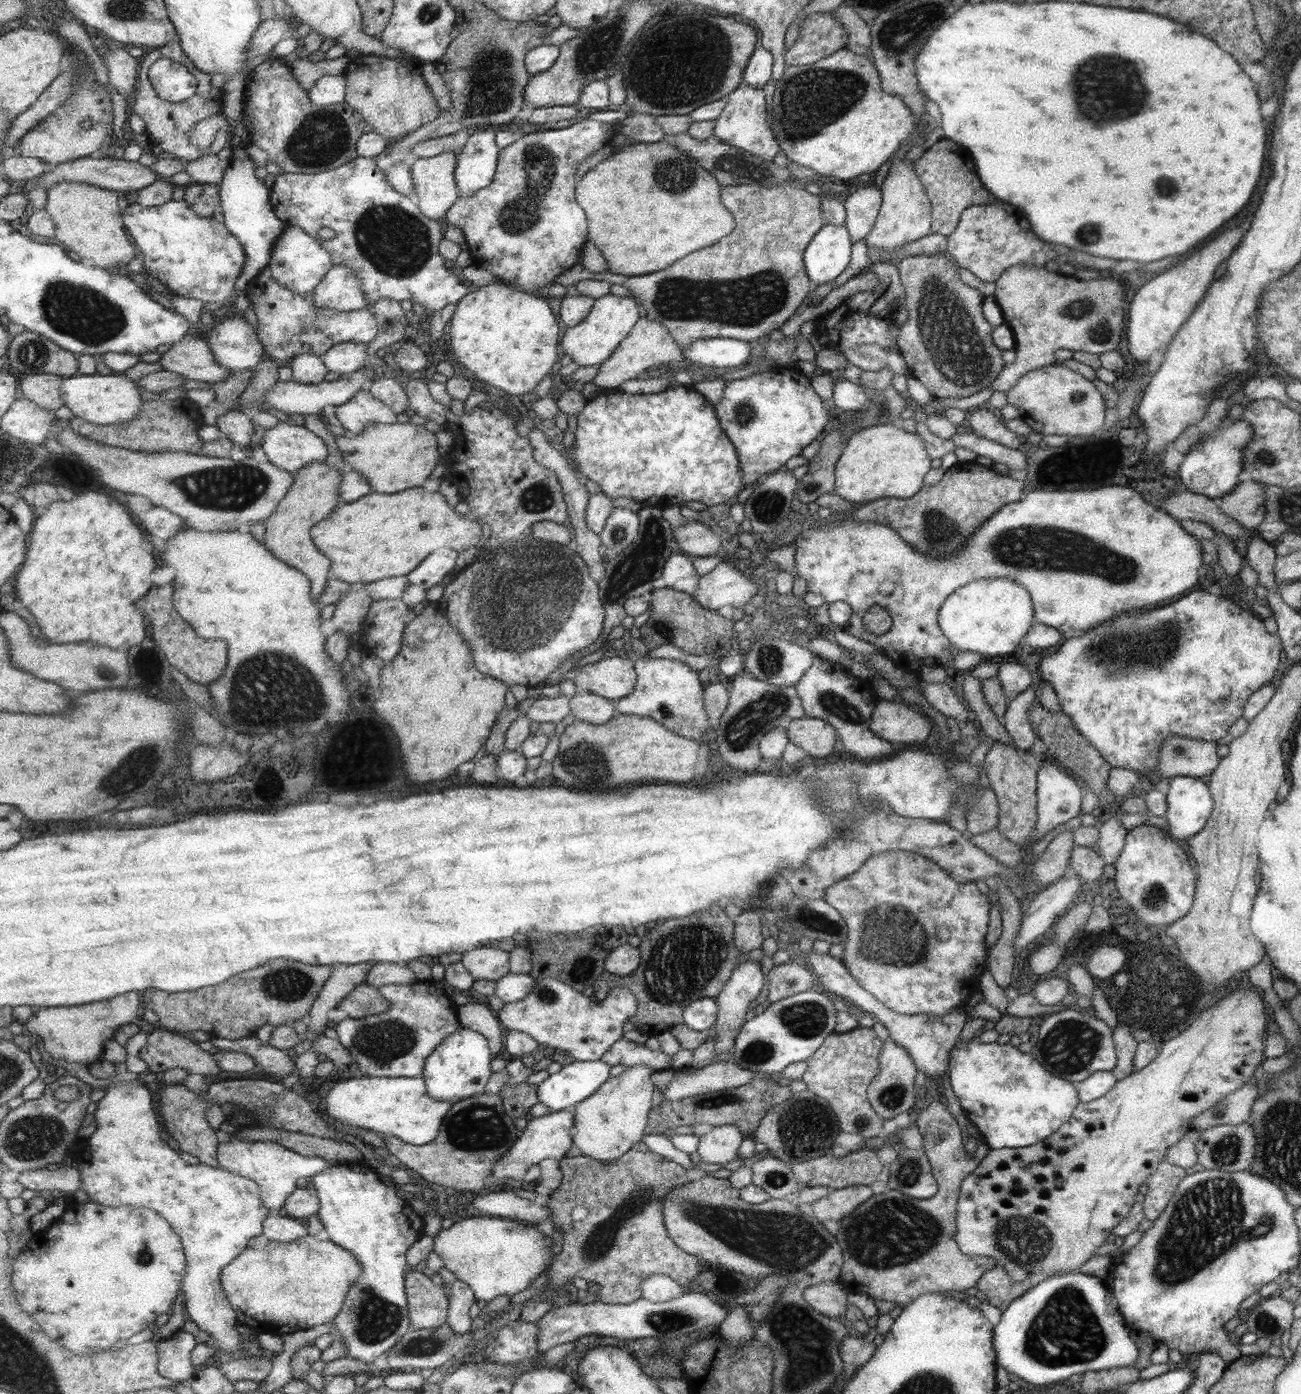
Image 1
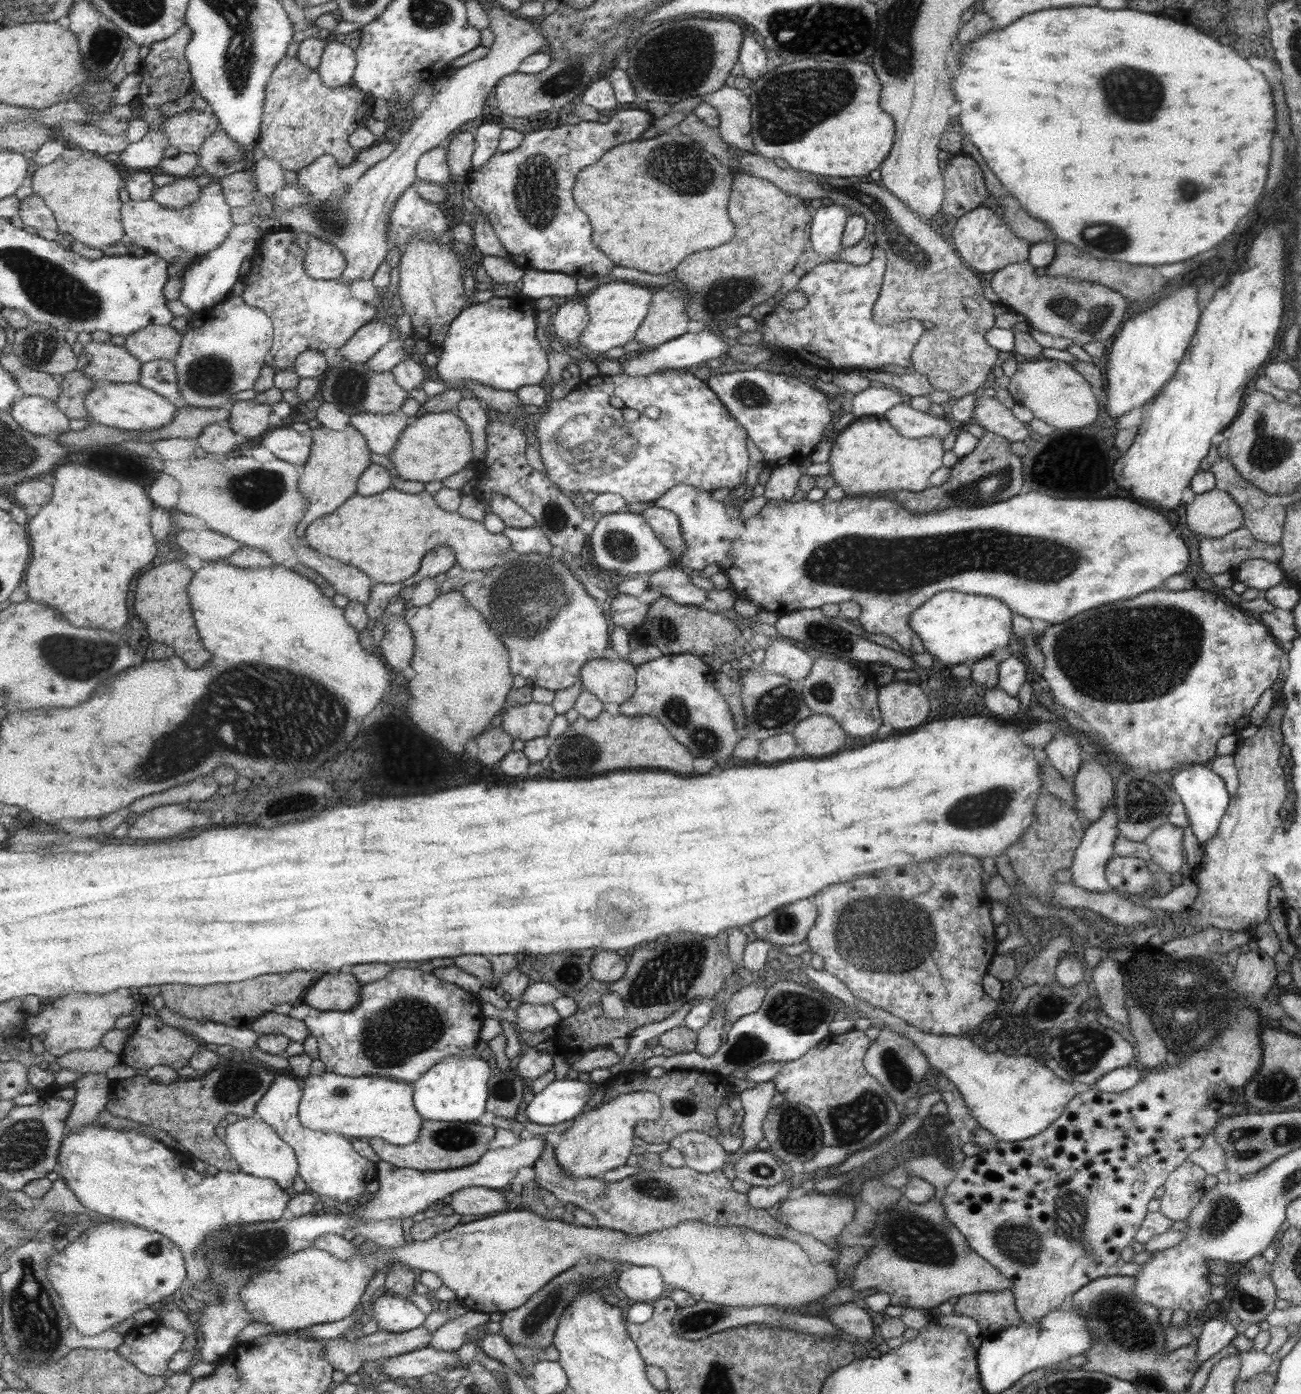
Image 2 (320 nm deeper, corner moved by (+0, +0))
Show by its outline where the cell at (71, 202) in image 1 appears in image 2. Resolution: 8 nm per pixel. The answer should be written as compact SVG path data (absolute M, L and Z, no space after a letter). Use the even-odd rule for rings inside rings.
M68 148L53 164L40 166L33 173L33 194L39 195L54 212L60 231L91 249L104 250L126 235L119 198L126 172L90 150Z

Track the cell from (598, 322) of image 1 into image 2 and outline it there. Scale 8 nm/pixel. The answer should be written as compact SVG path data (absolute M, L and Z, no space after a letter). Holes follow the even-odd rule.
M602 282L585 300L592 321L581 335L580 342L590 351L607 352L617 346L625 346L631 340L636 340L638 330L648 317L653 305L653 292L645 286L633 282Z

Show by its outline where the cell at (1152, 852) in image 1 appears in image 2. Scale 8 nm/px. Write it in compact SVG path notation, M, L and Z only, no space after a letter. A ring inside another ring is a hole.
M1168 822L1152 830L1143 839L1143 844L1149 850L1152 862L1157 864L1162 871L1172 873L1177 871L1183 862L1183 830L1181 827Z

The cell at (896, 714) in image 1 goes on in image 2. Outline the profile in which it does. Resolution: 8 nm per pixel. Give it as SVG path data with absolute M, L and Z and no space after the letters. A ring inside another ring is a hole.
M906 681L882 685L877 702L884 716L883 725L889 724L899 730L919 726L929 714L929 702L923 702L923 692Z

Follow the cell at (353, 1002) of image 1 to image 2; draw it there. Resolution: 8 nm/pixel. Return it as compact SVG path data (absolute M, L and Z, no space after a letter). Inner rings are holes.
M324 973L302 1002L318 1011L350 1011L361 1002L362 982L351 973Z

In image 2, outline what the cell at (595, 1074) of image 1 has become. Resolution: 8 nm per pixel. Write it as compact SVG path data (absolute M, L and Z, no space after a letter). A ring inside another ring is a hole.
M569 1075L553 1080L527 1104L523 1113L535 1124L561 1124L584 1113L583 1106L591 1098L591 1086Z

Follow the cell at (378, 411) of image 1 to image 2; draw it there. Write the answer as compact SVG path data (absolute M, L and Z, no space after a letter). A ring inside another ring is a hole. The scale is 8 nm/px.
M398 410L391 414L362 412L352 416L350 424L365 435L372 452L389 457L411 421L410 416Z

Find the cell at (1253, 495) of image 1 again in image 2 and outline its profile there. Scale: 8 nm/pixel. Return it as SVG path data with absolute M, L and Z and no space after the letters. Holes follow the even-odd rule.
M1215 488L1195 494L1185 508L1186 524L1197 537L1221 538L1242 526L1241 509L1226 492Z

